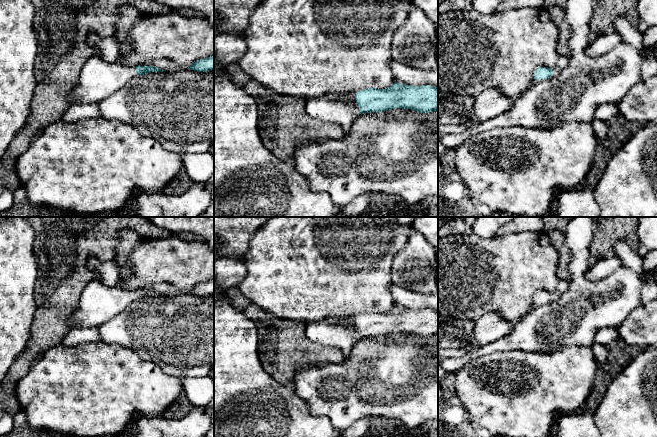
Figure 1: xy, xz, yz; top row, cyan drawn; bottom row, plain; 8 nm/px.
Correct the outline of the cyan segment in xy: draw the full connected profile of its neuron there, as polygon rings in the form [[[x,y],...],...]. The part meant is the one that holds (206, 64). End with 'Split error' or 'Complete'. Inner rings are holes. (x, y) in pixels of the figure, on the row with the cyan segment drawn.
[[[210,56],[210,57],[195,61],[187,69],[194,70],[197,72],[207,72],[210,70],[214,70],[214,56]]]. Complete

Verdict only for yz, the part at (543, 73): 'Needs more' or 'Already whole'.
Needs more

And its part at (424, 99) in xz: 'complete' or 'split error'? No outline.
split error

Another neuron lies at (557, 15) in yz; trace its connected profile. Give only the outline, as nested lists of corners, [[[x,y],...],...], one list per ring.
[[[559,7],[547,8],[549,16],[554,24],[559,29],[559,39],[556,46],[556,50],[559,56],[571,56],[571,49],[569,47],[569,39],[572,34],[571,27],[566,21],[564,10]]]

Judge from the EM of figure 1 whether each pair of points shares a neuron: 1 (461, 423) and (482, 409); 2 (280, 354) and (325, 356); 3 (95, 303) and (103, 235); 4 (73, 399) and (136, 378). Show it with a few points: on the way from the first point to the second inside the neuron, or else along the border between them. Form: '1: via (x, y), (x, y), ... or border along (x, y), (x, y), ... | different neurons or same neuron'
1: border along (458, 397), (468, 414), (469, 421), (474, 426) | different neurons
2: via (291, 354), (314, 354) | same neuron
3: border along (100, 280), (91, 280), (84, 288), (81, 296) | different neurons
4: via (89, 390), (104, 387), (120, 387) | same neuron

